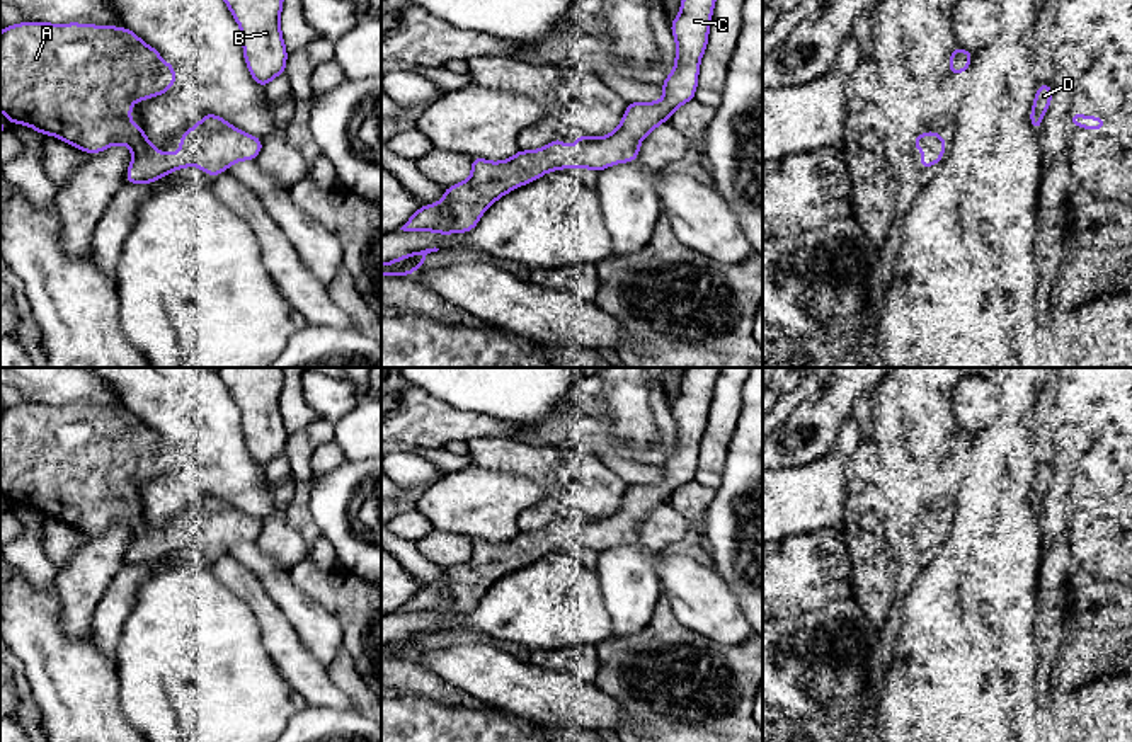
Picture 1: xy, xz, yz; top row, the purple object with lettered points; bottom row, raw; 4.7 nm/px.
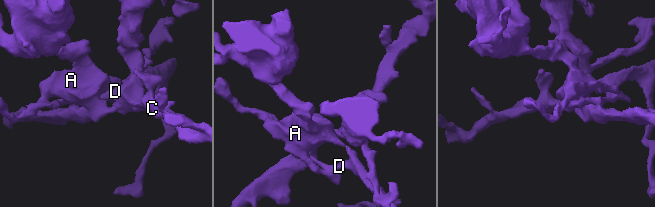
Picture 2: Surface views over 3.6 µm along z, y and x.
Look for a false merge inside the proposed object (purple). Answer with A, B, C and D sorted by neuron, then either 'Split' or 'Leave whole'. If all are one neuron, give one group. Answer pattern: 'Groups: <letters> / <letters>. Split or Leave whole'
Groups: A B C D. Leave whole

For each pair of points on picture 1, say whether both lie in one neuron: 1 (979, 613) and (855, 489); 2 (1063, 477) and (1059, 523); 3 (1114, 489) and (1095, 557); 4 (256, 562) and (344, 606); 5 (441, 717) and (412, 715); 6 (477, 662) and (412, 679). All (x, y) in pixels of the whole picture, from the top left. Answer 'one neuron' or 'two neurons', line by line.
1: two neurons
2: one neuron
3: two neurons
4: two neurons
5: one neuron
6: two neurons

